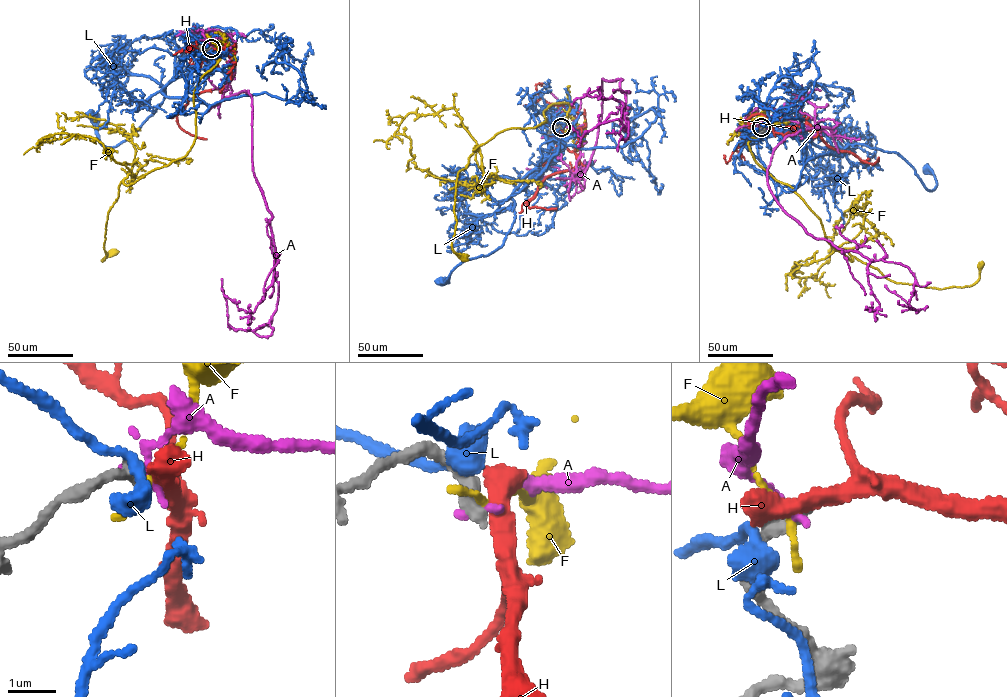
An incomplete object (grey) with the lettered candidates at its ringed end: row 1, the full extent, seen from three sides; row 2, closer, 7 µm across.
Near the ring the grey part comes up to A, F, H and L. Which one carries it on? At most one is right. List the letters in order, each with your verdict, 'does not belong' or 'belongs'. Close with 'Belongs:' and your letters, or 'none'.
A: does not belong
F: does not belong
H: does not belong
L: does not belong
Belongs: none

